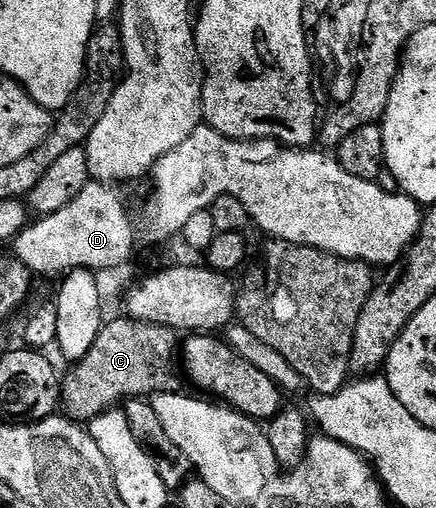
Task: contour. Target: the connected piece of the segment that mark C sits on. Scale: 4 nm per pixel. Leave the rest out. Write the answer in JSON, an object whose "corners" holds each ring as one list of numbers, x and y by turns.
{"corners":[[131,318,107,321,88,354,71,367,72,372,68,376,63,377,62,408,65,415,71,421,86,424,98,415,113,409,123,400,152,398,155,394,179,393,183,389,182,382,184,383,178,363,179,348,180,338,177,331,167,326,137,322]]}

